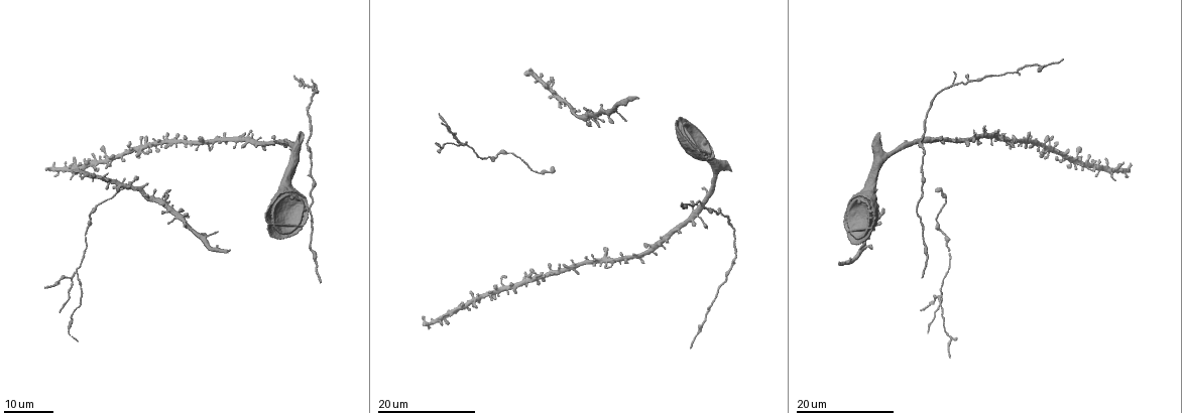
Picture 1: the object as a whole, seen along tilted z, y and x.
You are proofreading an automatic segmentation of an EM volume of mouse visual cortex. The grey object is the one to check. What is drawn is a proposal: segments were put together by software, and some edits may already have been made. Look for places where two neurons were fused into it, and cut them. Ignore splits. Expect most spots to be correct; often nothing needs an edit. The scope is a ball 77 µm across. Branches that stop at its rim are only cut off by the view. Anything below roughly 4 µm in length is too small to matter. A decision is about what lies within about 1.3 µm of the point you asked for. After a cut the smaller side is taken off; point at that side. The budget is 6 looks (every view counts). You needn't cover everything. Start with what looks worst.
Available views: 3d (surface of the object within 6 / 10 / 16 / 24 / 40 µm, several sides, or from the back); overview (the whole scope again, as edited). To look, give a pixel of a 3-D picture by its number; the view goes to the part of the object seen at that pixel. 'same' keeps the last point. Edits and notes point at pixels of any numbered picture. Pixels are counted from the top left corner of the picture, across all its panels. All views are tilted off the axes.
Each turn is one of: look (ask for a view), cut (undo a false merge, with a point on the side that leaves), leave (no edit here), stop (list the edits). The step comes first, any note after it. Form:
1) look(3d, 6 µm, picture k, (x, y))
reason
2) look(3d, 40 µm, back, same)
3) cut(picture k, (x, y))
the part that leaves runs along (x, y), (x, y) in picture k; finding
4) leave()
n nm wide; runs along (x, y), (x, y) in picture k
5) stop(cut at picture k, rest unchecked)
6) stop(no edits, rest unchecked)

look(3d, 24 µm, picture 1, (939, 290))
branch point

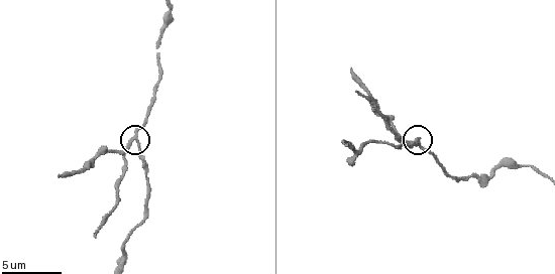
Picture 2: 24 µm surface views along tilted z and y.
look(3d, 6 µm, picture 2, (132, 140))

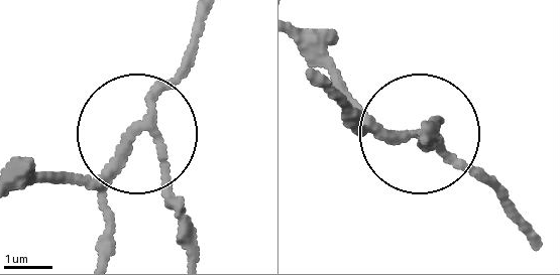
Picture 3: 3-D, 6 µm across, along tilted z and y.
cut(picture 3, (93, 187))
the part that leaves runs along (131, 135), (109, 192), (106, 251) in picture 3; two neurons meet here

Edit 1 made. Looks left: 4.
look(overview)
redraw

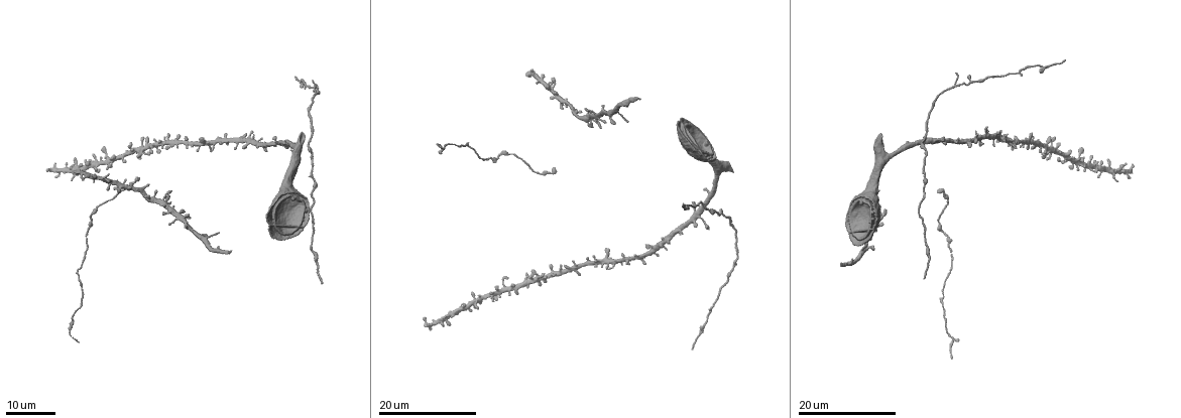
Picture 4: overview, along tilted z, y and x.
look(3d, 16 µm, picture 4, (916, 141))

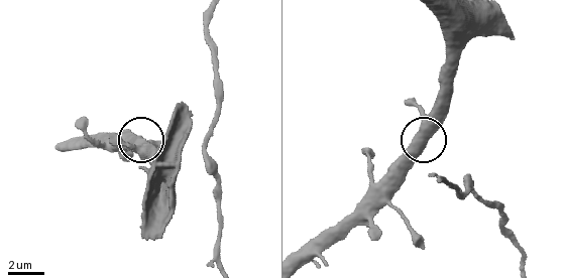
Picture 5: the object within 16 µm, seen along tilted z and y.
look(3d, 6 µm, picture 5, (426, 140))

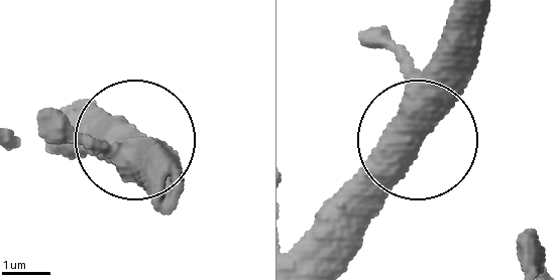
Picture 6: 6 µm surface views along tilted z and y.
leave()
continuous, no second neuron

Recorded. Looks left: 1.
stop(cut at picture 3, rest unchecked)

